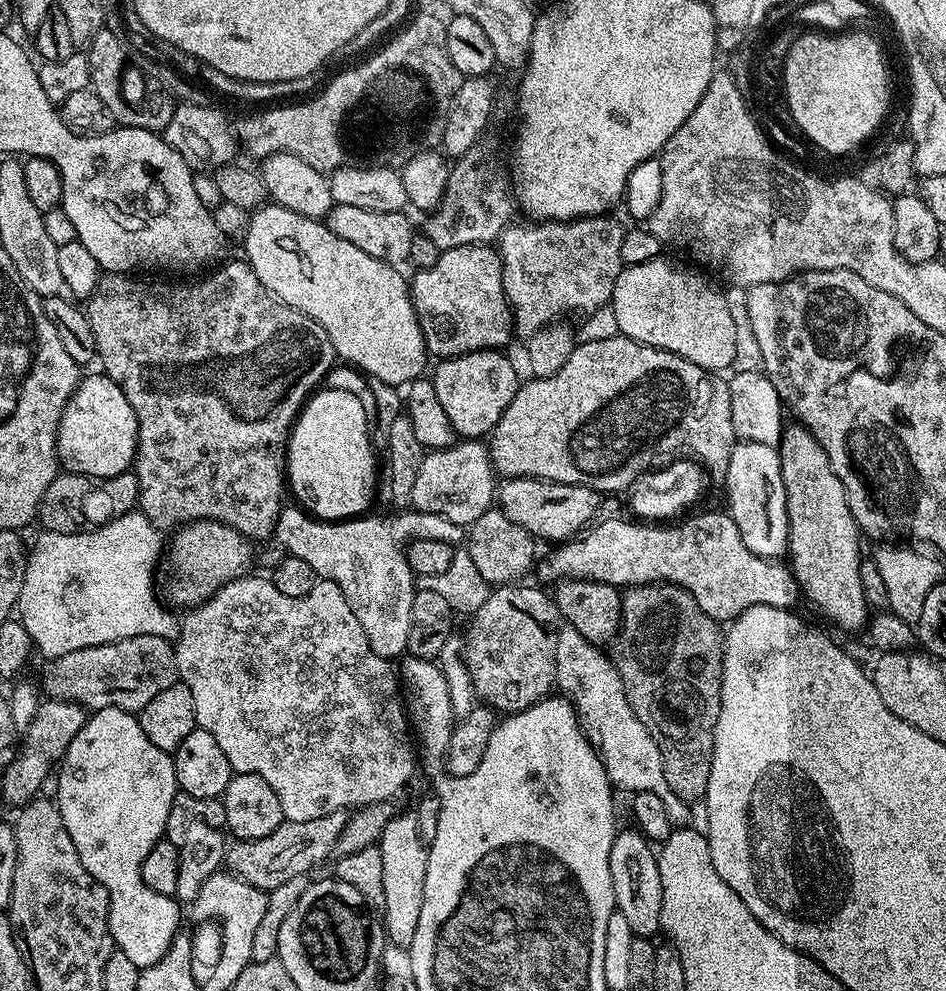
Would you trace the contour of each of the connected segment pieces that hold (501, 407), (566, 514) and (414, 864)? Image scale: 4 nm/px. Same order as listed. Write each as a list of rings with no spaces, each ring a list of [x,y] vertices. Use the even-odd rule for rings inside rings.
[[[487,348],[481,352],[467,352],[461,356],[450,356],[439,361],[436,369],[430,372],[430,379],[442,407],[446,409],[446,415],[450,417],[450,426],[454,426],[457,437],[460,438],[484,438],[491,434],[498,426],[506,406],[514,398],[518,387],[516,380],[516,368],[504,357],[500,350]]]
[[[508,478],[498,488],[498,504],[503,512],[541,541],[564,542],[587,529],[593,523],[592,515],[600,500],[593,488],[581,484],[555,484],[549,480]]]
[[[393,815],[390,823],[382,830],[378,847],[382,854],[384,934],[391,947],[406,950],[414,942],[414,934],[418,931],[418,918],[422,911],[422,886],[426,886],[428,861],[428,849],[420,836],[415,815]]]

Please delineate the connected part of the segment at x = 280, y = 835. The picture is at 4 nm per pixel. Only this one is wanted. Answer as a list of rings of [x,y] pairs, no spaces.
[[[342,811],[322,814],[322,818],[314,818],[310,822],[290,822],[289,820],[285,820],[284,823],[279,824],[273,832],[266,834],[266,838],[241,840],[233,843],[233,848],[231,845],[226,852],[227,871],[255,888],[271,890],[282,886],[282,882],[287,882],[290,878],[298,878],[299,876],[311,873],[311,868],[318,867],[328,855],[331,857],[338,838],[342,834],[342,830],[348,824],[349,819],[349,813]]]

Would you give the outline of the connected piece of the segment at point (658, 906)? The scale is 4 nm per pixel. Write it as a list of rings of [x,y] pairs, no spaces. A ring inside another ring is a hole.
[[[638,830],[617,831],[610,846],[610,878],[614,882],[616,911],[626,917],[633,937],[652,938],[661,931],[662,918],[662,874],[658,852]]]

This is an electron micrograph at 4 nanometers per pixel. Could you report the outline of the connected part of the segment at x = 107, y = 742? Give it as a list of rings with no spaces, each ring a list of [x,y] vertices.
[[[116,708],[98,709],[85,719],[82,730],[74,734],[74,742],[70,742],[59,772],[54,799],[66,830],[70,830],[70,838],[74,838],[74,850],[78,850],[82,866],[106,890],[112,943],[134,966],[140,969],[154,966],[182,928],[181,905],[172,896],[158,894],[142,882],[142,862],[146,862],[146,854],[154,850],[156,843],[165,839],[166,818],[170,818],[170,806],[178,791],[175,759],[146,738],[146,730],[142,730],[133,713]]]

